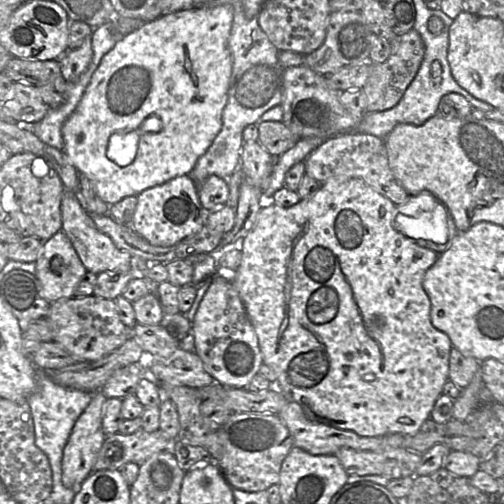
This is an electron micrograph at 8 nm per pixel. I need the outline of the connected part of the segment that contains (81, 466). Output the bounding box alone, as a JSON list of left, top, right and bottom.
[62,390,107,489]

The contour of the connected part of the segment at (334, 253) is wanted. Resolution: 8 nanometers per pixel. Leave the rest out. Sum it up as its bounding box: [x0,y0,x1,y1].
[230,178,452,437]

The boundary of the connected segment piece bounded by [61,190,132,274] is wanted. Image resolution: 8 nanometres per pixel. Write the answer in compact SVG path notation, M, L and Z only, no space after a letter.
M65 190L61 200L62 229L71 241L81 262L88 272L99 274L104 271L131 270L131 255L128 251L116 247L112 239L99 231L91 215L82 207L78 197L72 191Z

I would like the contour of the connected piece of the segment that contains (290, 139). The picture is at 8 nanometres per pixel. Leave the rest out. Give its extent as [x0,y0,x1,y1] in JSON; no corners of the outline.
[257,121,301,157]

